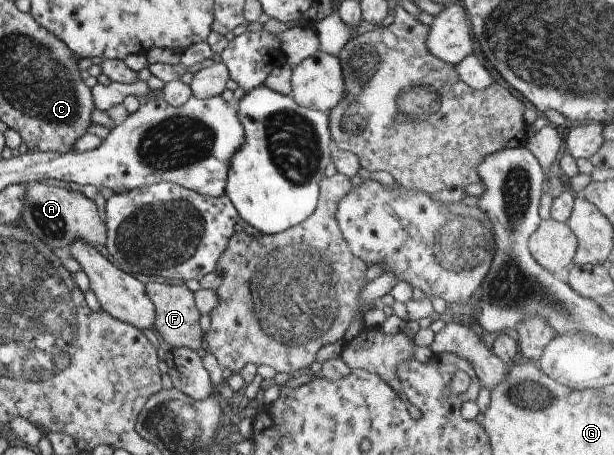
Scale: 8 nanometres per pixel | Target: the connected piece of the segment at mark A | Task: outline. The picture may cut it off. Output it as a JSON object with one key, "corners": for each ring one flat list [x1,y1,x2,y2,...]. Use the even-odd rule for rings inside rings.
{"corners":[[28,182,24,189,19,223,47,245,47,248,53,251,67,247,74,240,82,240,91,245,106,243,103,215,98,213,94,203,81,192,67,191,55,185,39,182]]}

